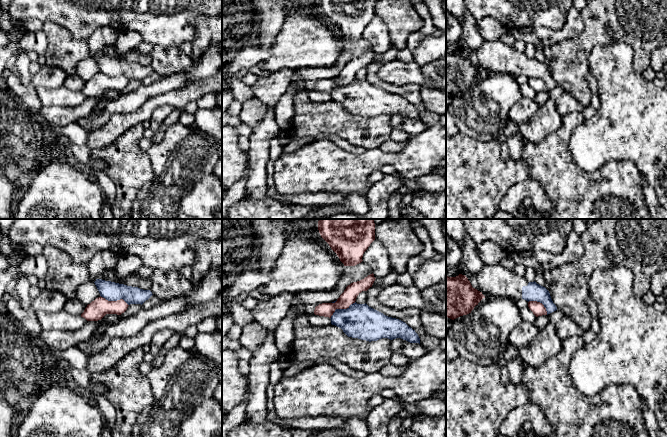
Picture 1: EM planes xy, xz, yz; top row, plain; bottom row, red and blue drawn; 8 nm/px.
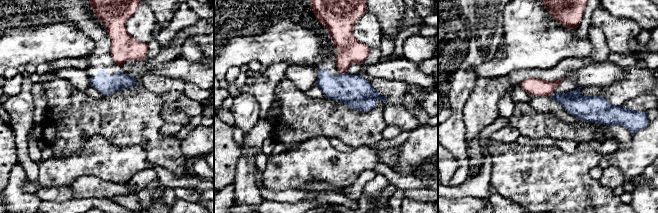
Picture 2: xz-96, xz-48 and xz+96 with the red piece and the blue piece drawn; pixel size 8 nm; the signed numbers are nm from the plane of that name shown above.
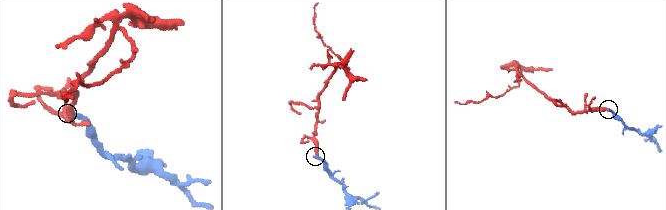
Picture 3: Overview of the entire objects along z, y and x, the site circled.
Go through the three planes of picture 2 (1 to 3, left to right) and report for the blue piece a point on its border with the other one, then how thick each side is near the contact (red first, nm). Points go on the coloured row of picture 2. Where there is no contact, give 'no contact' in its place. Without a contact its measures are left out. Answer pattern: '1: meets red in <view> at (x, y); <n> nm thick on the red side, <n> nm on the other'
1: no contact
2: meets red in xz-48 at (342, 73); 200 nm thick on the red side, 260 nm on the other
3: meets red in xz+96 at (551, 94); 140 nm thick on the red side, 180 nm on the other

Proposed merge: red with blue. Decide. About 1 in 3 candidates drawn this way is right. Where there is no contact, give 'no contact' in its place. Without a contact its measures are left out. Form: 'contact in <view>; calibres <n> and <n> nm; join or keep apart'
contact in xz; calibres 120 and 280 nm; keep apart

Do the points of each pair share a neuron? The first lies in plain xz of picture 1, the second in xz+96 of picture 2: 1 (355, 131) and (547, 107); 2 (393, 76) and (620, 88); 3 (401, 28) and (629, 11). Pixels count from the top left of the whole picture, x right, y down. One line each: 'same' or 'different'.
1: different
2: different
3: different

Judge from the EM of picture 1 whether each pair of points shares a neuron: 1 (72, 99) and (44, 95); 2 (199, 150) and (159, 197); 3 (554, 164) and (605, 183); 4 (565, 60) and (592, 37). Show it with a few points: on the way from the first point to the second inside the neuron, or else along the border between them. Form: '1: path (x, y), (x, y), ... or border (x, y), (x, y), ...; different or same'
1: path (65, 98), (51, 97); same
2: path (187, 162), (174, 175), (169, 185); same
3: path (567, 177), (573, 183), (592, 183); same
4: path (572, 54), (585, 41); same

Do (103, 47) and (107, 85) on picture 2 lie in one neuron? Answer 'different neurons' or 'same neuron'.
same neuron

